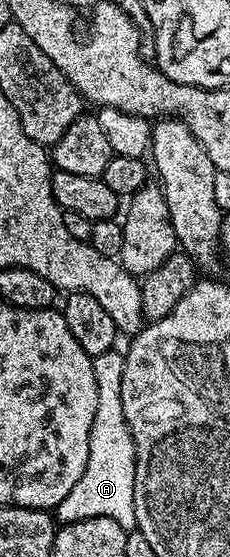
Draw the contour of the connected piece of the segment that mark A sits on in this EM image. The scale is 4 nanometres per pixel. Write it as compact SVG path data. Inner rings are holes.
M113 348L92 359L94 380L98 384L98 409L94 412L94 424L90 428L90 456L86 460L86 468L78 484L74 484L66 500L62 500L54 508L57 523L77 522L94 516L110 516L110 520L118 520L124 530L131 532L137 529L138 500L134 496L136 445L126 424L126 412L122 412L124 354L118 351L119 349Z

